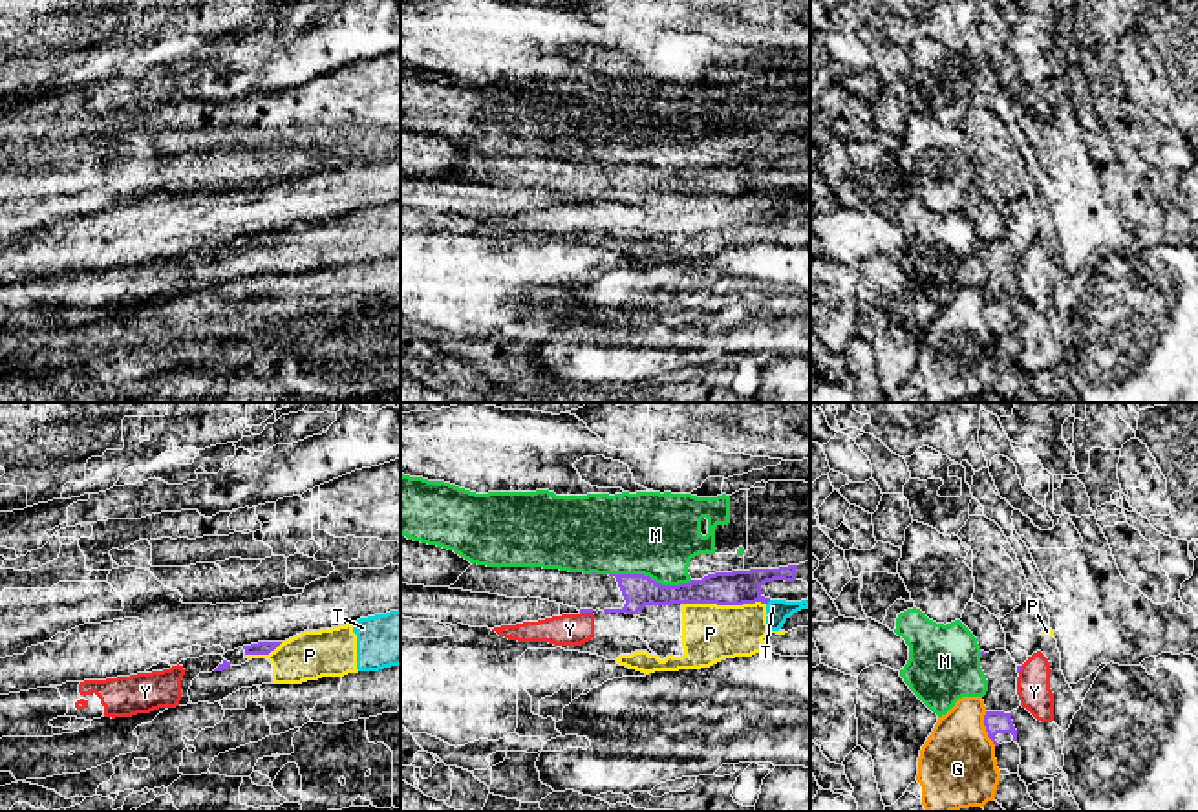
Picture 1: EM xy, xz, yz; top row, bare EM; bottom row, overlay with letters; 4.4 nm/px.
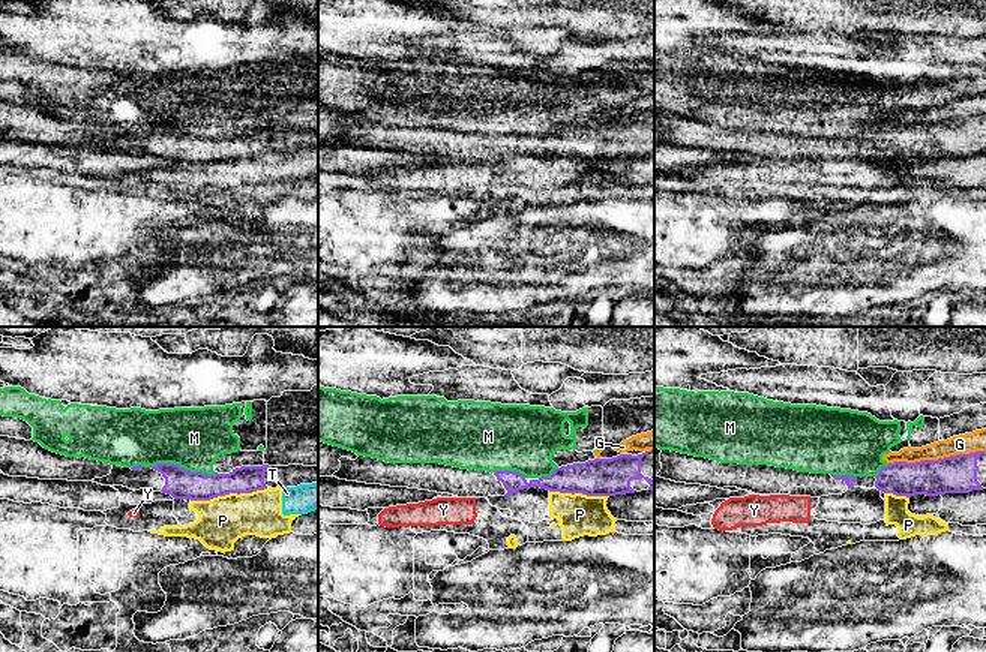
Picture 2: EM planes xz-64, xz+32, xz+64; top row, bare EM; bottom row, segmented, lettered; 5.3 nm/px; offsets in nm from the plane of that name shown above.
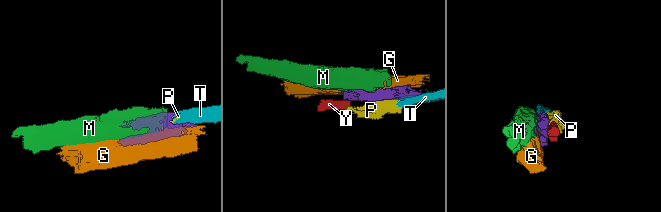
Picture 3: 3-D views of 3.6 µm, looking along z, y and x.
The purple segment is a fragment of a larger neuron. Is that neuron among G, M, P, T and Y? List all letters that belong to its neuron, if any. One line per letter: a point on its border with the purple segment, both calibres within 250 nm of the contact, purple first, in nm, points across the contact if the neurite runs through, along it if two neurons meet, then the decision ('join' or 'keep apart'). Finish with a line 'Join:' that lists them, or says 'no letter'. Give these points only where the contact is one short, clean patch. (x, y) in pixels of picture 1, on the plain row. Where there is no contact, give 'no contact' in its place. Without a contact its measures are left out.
G: meets purple in yz at (986, 319); 100 nm thick on the purple side, 340 nm on the other; keep apart
M: meets purple in xz at (650, 169); 140 nm thick on the purple side, 360 nm on the other; keep apart
P: meets purple in xz at (725, 194); 150 nm thick on the purple side, 260 nm on the other; keep apart
T: no contact; keep apart
Y: meets purple in xz at (586, 202); 20 nm thick on the purple side, 140 nm on the other; border along xz (580, 202), (591, 203); keep apart
Join: no letter

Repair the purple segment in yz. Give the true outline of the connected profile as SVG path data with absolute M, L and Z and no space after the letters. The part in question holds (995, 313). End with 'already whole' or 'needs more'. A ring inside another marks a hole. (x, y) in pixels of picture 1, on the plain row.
M1006 240L980 243L980 258L988 271L988 282L982 287L986 296L984 316L995 337L1017 331L1017 320L1011 302L1021 296L1017 285L1017 267L1021 256L1015 254Z | needs more

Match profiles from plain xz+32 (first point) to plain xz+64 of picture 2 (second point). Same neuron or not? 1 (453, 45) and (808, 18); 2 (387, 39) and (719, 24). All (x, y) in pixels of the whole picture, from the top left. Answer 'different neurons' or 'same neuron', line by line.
1: different neurons
2: same neuron

